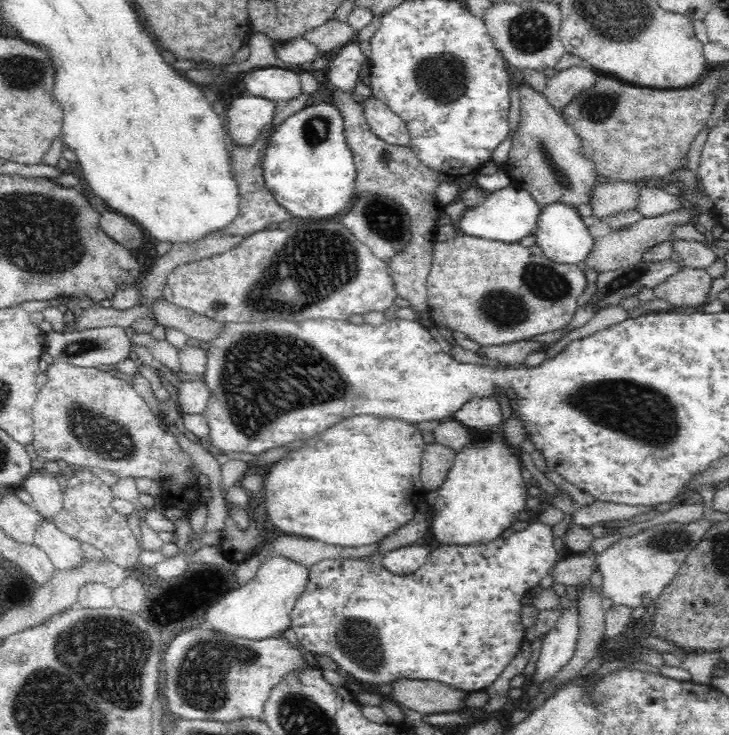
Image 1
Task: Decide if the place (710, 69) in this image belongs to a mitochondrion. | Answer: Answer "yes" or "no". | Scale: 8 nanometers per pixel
no

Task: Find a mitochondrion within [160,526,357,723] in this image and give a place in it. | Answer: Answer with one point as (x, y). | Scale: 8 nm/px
(200, 683)

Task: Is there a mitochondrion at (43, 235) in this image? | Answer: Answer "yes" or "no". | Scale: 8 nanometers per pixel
yes

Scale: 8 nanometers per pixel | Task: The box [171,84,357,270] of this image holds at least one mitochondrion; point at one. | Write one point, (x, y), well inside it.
(316, 130)

